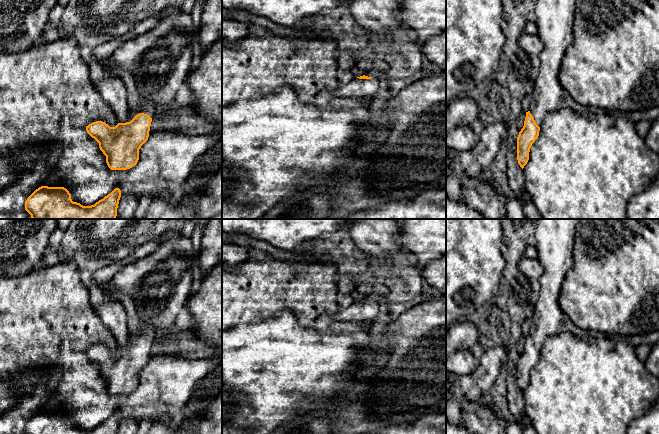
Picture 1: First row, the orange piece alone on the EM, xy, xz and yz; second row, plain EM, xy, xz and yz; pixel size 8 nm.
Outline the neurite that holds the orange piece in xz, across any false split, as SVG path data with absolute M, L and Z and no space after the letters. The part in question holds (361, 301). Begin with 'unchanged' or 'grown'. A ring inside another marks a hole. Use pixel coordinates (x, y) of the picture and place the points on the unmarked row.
grown; M360 300L353 302L347 308L340 308L336 313L321 314L317 317L314 328L321 333L330 333L331 326L336 322L350 322L362 324L377 319L380 303L376 301Z

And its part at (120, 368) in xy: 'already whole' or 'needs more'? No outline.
needs more

